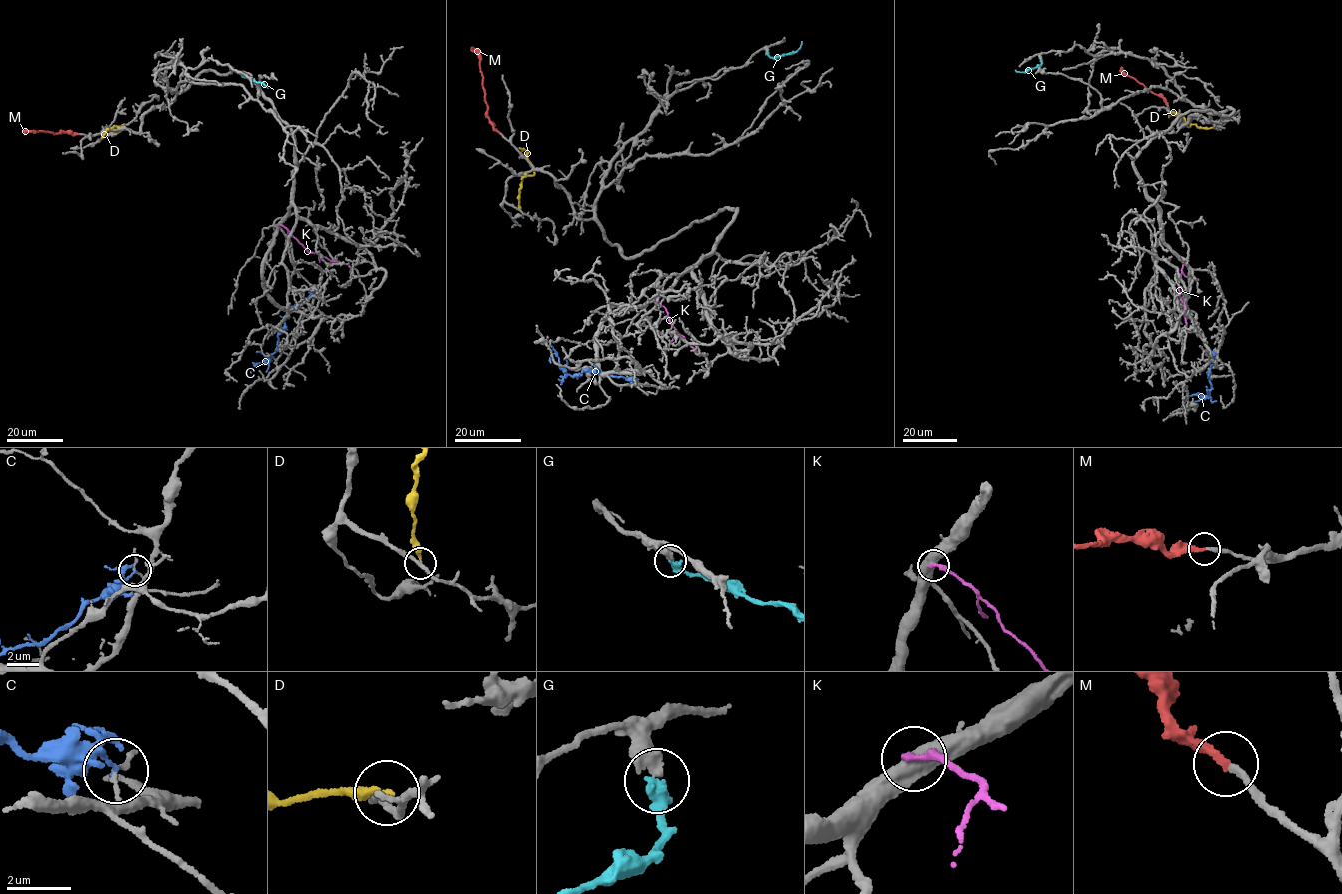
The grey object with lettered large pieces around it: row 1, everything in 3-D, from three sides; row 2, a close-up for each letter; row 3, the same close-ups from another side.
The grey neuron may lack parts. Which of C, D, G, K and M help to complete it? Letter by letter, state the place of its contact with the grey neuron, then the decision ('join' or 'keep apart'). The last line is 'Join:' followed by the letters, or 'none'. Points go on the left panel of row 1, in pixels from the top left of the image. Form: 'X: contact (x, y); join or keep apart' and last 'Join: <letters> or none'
C: contact (314, 292); keep apart
D: contact (124, 124); keep apart
G: contact (241, 75); join
K: contact (280, 224); keep apart
M: contact (79, 134); join
Join: G, M

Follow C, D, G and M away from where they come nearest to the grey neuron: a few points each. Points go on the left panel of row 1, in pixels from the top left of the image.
C: (314, 292), (287, 311), (275, 351), (264, 363), (256, 364), (251, 372)
D: (124, 124), (114, 132), (118, 132), (119, 127), (107, 130), (101, 138)
G: (241, 75), (266, 87)
M: (79, 133), (22, 130)

